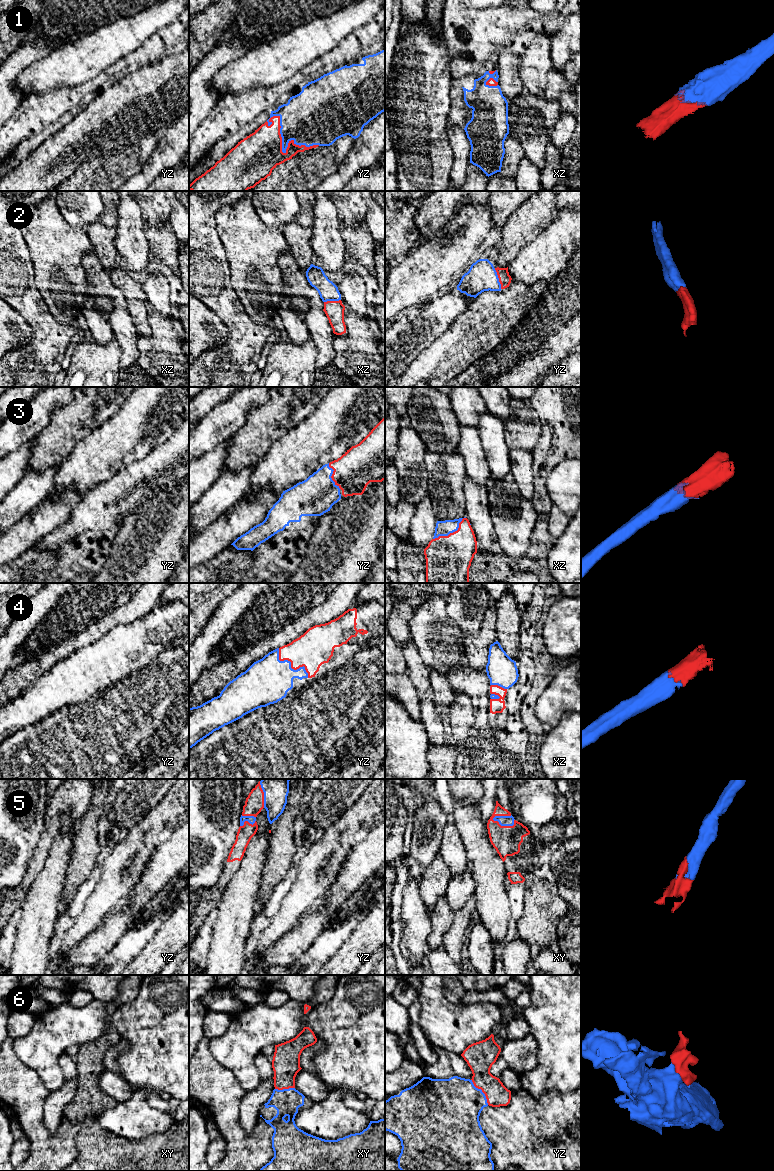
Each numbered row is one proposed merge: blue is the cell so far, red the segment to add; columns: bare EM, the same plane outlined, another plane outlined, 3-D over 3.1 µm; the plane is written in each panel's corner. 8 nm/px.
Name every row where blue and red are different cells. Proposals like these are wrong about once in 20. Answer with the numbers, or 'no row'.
no row

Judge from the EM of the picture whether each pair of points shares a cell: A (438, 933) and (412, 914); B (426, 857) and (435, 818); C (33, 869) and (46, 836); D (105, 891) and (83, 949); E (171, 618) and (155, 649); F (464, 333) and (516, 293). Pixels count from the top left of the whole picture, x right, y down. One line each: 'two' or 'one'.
A: two
B: one
C: one
D: two
E: one
F: one

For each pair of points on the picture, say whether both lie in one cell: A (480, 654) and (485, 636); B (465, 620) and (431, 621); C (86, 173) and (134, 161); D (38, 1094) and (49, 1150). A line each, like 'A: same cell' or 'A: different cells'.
A: same cell
B: different cells
C: same cell
D: same cell

